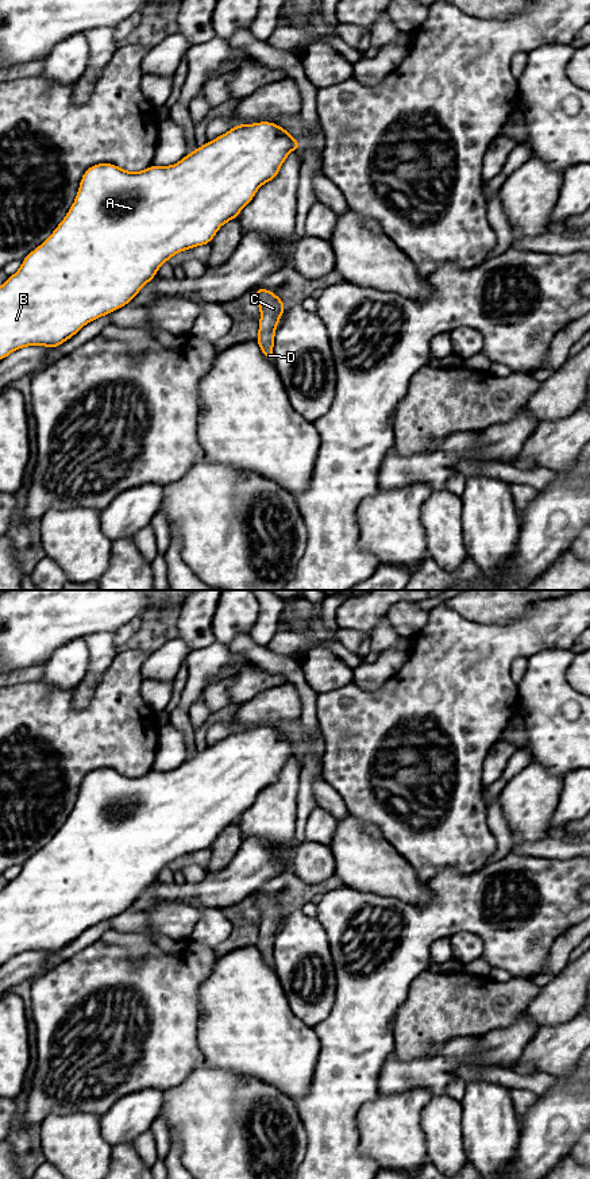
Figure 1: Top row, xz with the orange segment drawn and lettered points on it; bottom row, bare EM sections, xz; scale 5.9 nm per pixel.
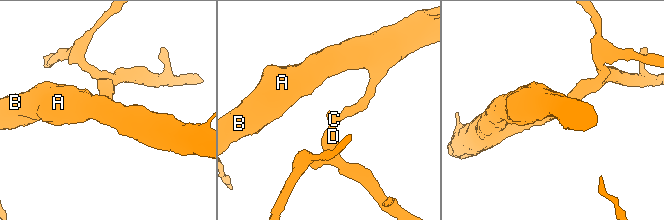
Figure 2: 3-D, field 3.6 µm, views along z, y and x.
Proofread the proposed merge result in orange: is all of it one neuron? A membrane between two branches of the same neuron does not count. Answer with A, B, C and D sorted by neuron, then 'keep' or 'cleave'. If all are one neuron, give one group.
groups A B C D; keep

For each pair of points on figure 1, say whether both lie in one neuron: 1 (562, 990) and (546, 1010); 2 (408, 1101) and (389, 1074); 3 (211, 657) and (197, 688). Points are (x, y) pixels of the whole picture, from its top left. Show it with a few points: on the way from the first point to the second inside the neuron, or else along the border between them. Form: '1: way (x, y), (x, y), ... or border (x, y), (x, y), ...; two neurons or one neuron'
1: way (560, 996), (551, 1005); one neuron
2: border (432, 1091), (412, 1089), (378, 1093); two neurons
3: way (204, 665), (197, 679); one neuron

